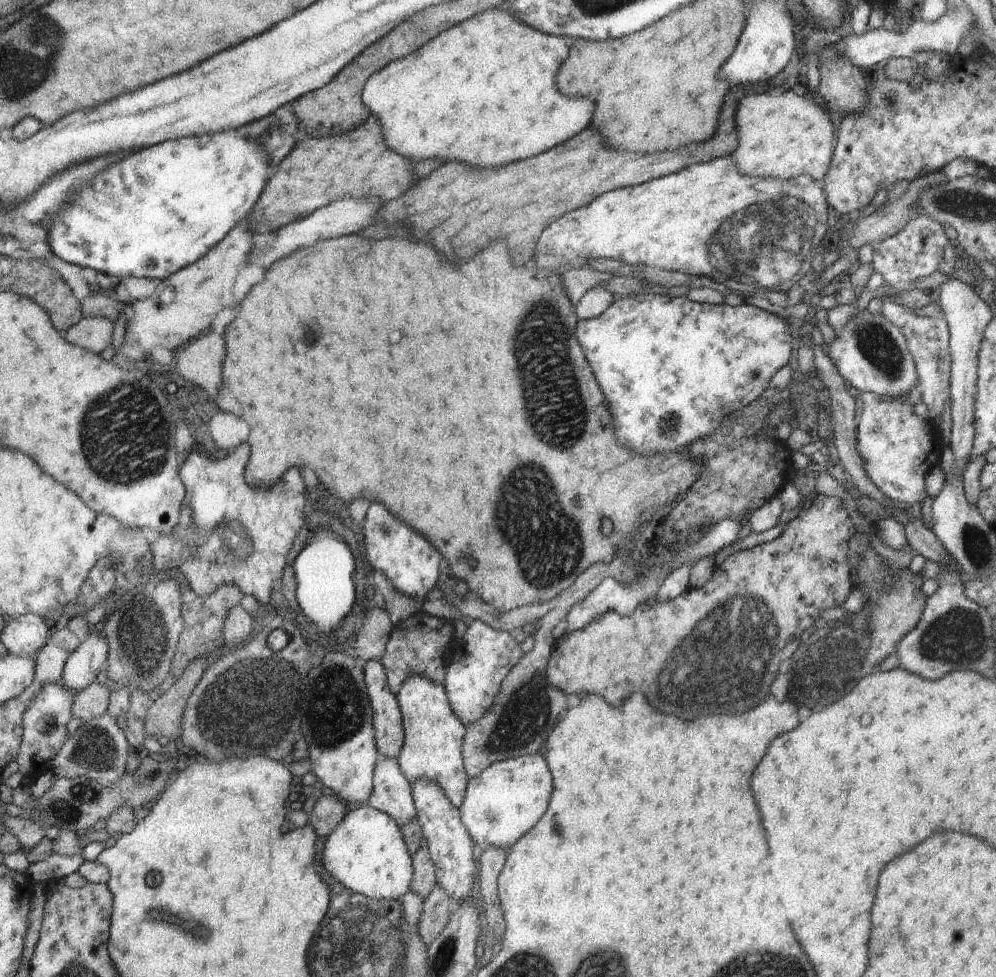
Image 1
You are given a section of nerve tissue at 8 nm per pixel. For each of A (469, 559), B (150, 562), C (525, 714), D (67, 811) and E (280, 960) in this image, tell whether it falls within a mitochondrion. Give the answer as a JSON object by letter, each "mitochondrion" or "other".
{"A":"other","B":"other","C":"mitochondrion","D":"mitochondrion","E":"other"}

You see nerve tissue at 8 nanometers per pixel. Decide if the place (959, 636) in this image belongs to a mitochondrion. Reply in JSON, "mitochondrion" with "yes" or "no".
{"mitochondrion":"yes"}

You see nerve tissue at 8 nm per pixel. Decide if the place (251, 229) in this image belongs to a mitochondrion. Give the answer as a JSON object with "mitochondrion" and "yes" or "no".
{"mitochondrion":"no"}

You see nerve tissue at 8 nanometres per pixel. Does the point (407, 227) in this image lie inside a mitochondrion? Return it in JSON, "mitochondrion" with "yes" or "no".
{"mitochondrion":"no"}

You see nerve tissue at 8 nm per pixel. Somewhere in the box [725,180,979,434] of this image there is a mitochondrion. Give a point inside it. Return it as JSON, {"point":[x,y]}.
{"point":[876,344]}

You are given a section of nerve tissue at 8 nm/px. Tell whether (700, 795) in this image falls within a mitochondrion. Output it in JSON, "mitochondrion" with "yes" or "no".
{"mitochondrion":"no"}

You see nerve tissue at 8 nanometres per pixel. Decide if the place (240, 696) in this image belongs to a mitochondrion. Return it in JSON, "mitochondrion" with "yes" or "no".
{"mitochondrion":"yes"}

